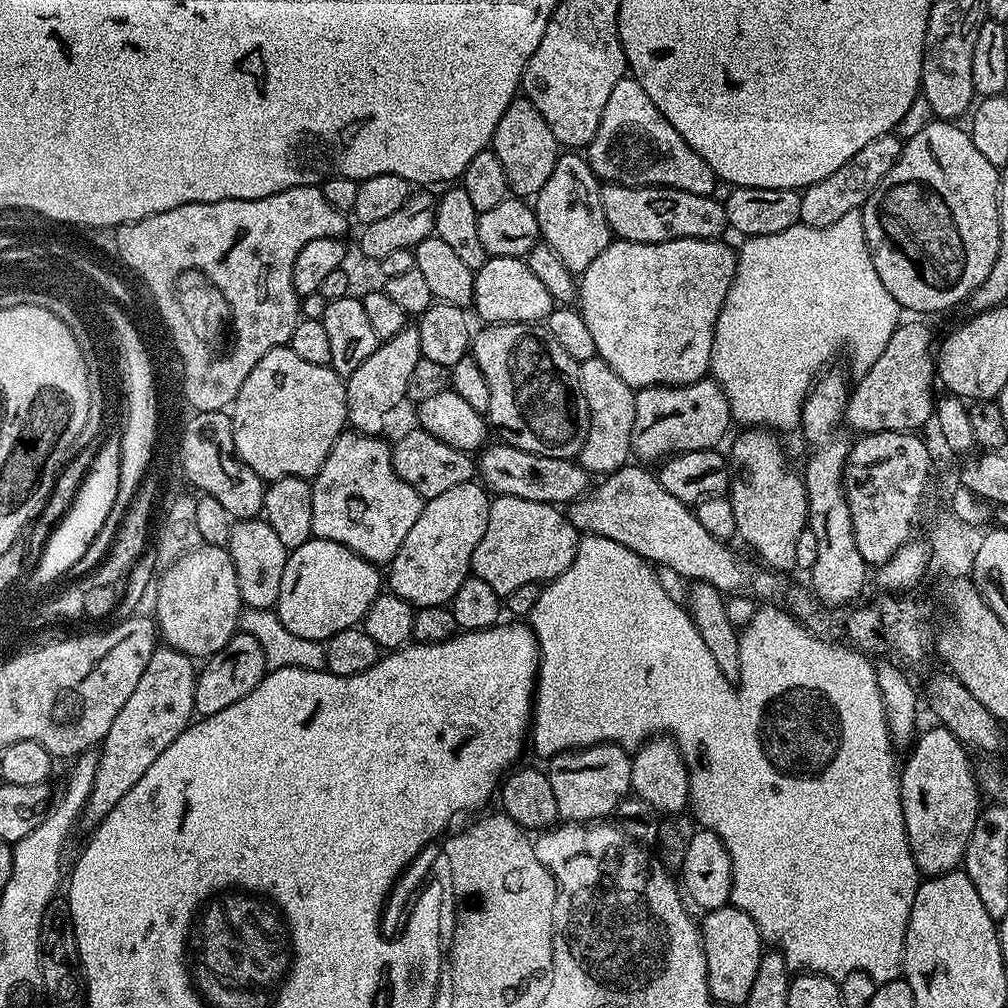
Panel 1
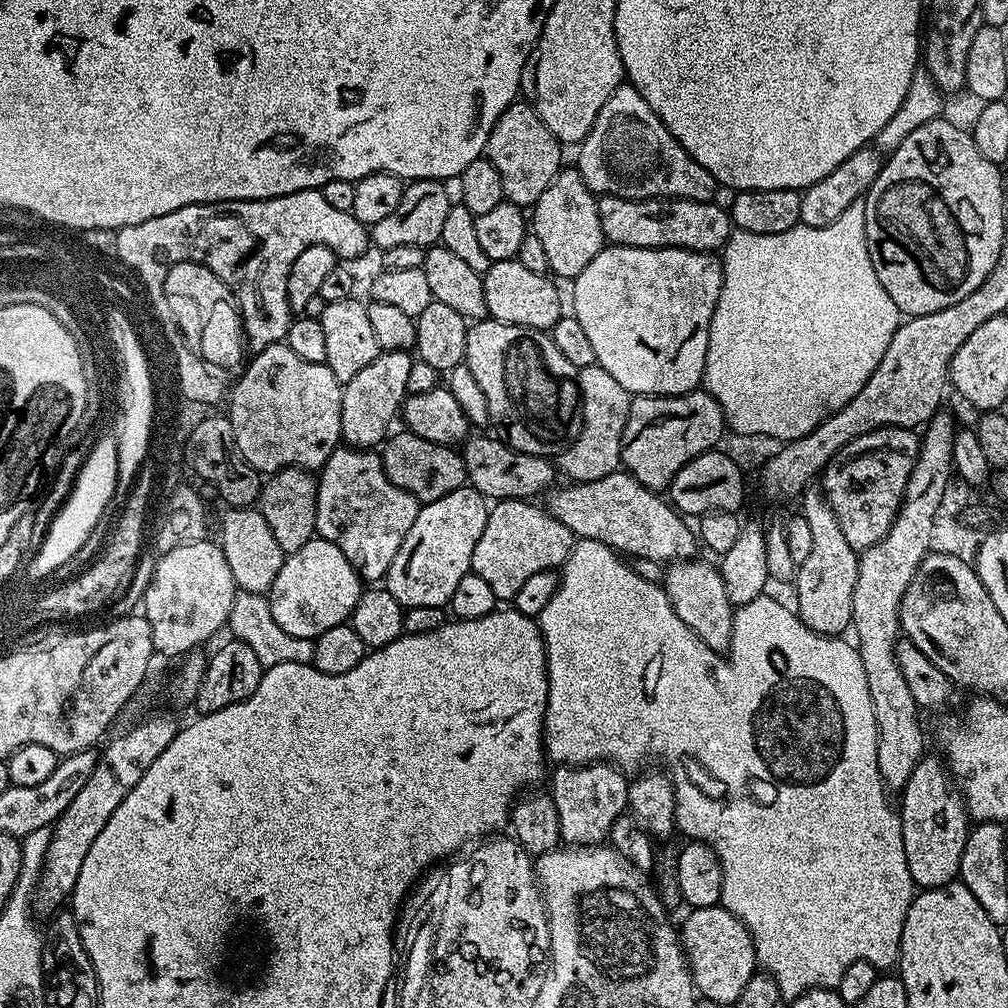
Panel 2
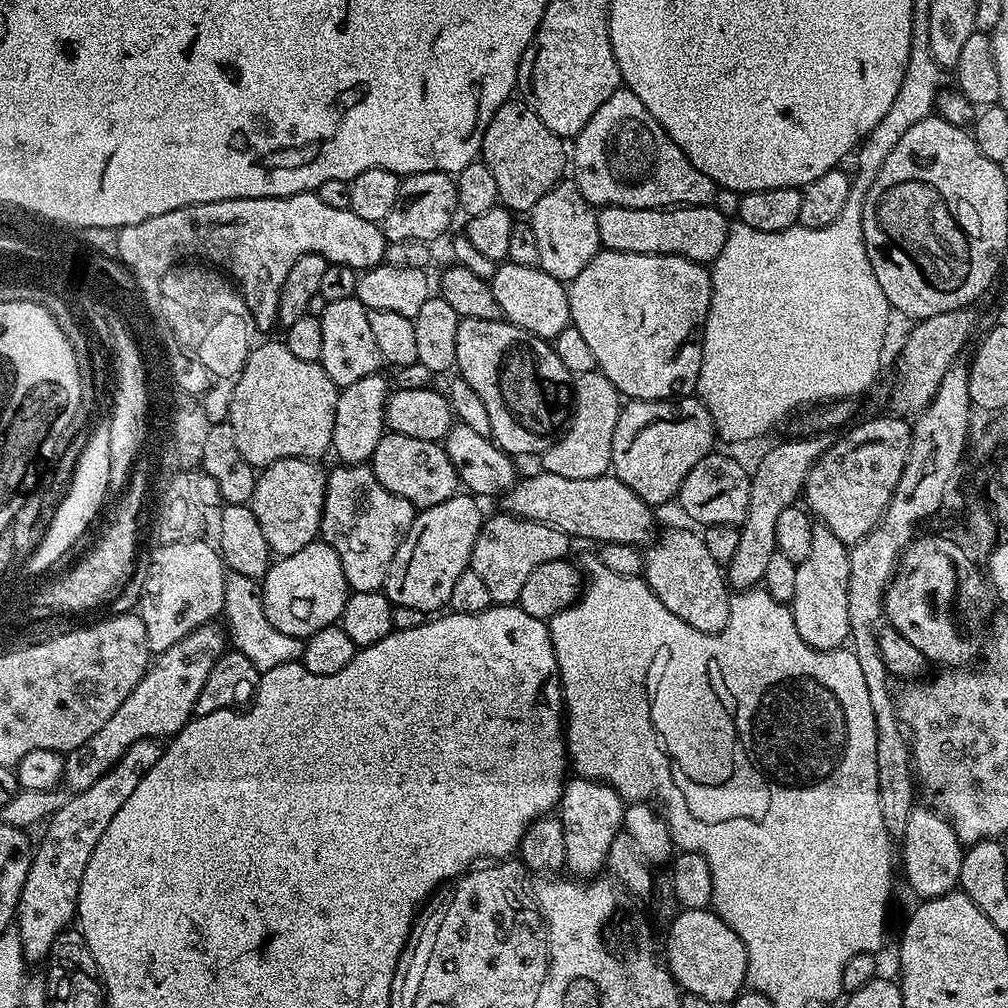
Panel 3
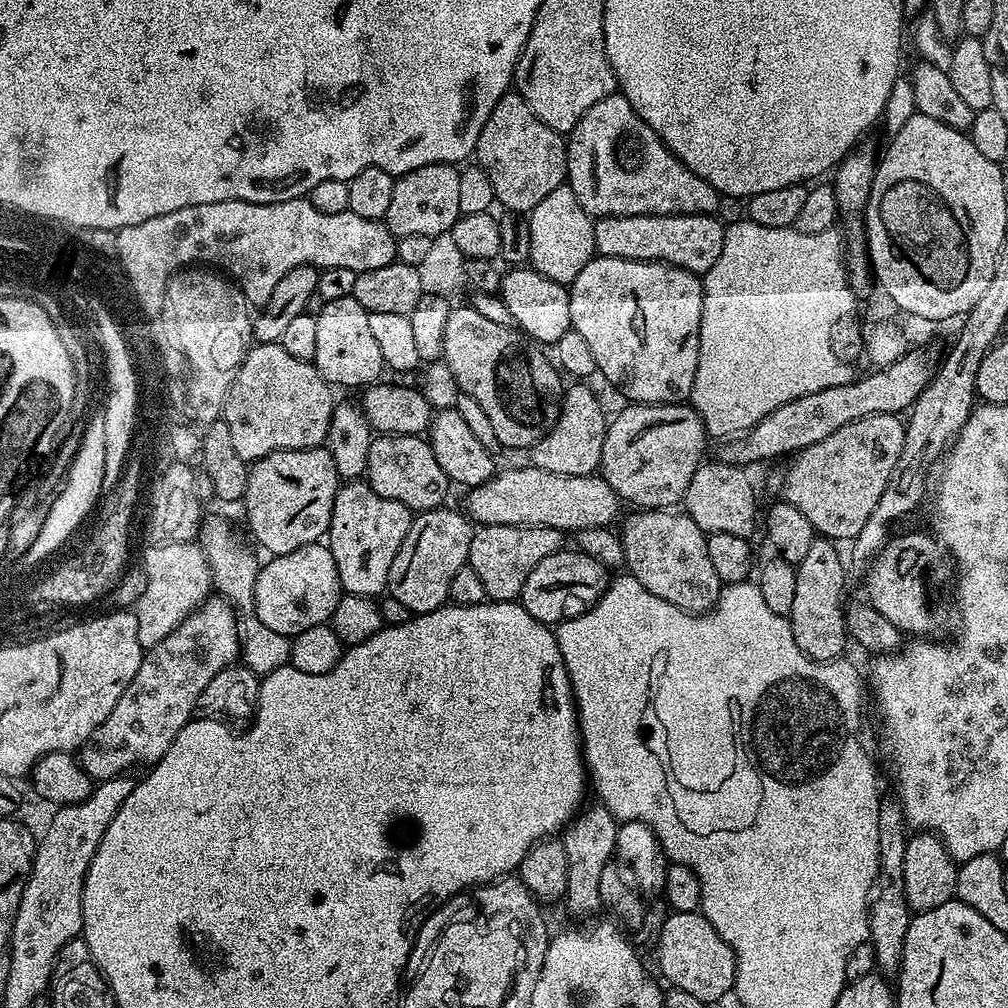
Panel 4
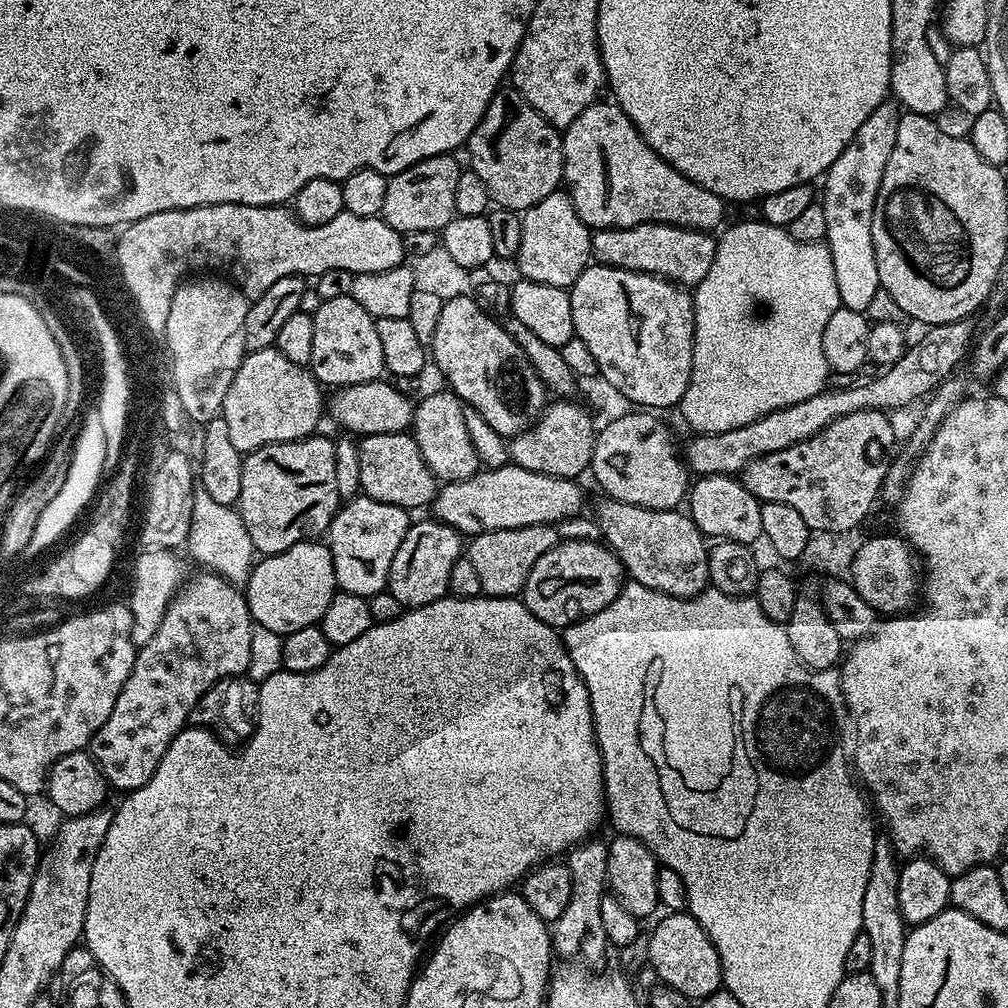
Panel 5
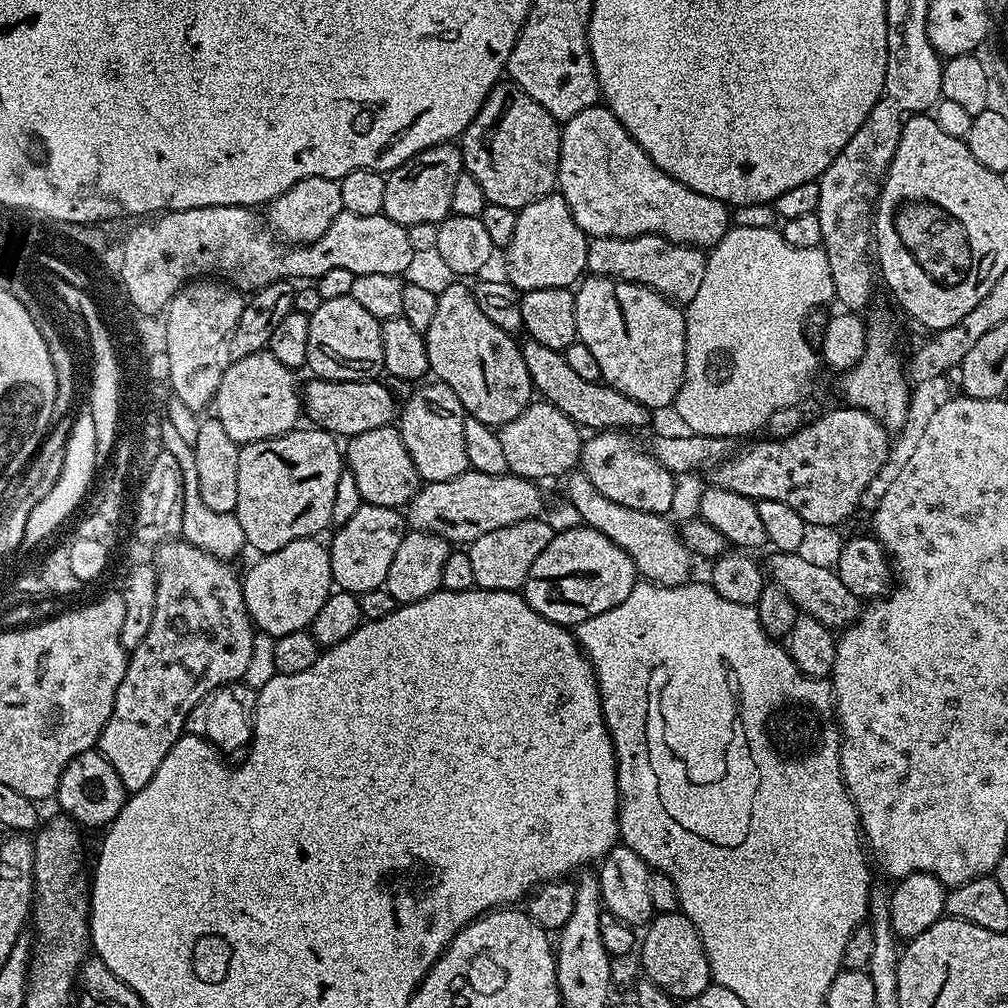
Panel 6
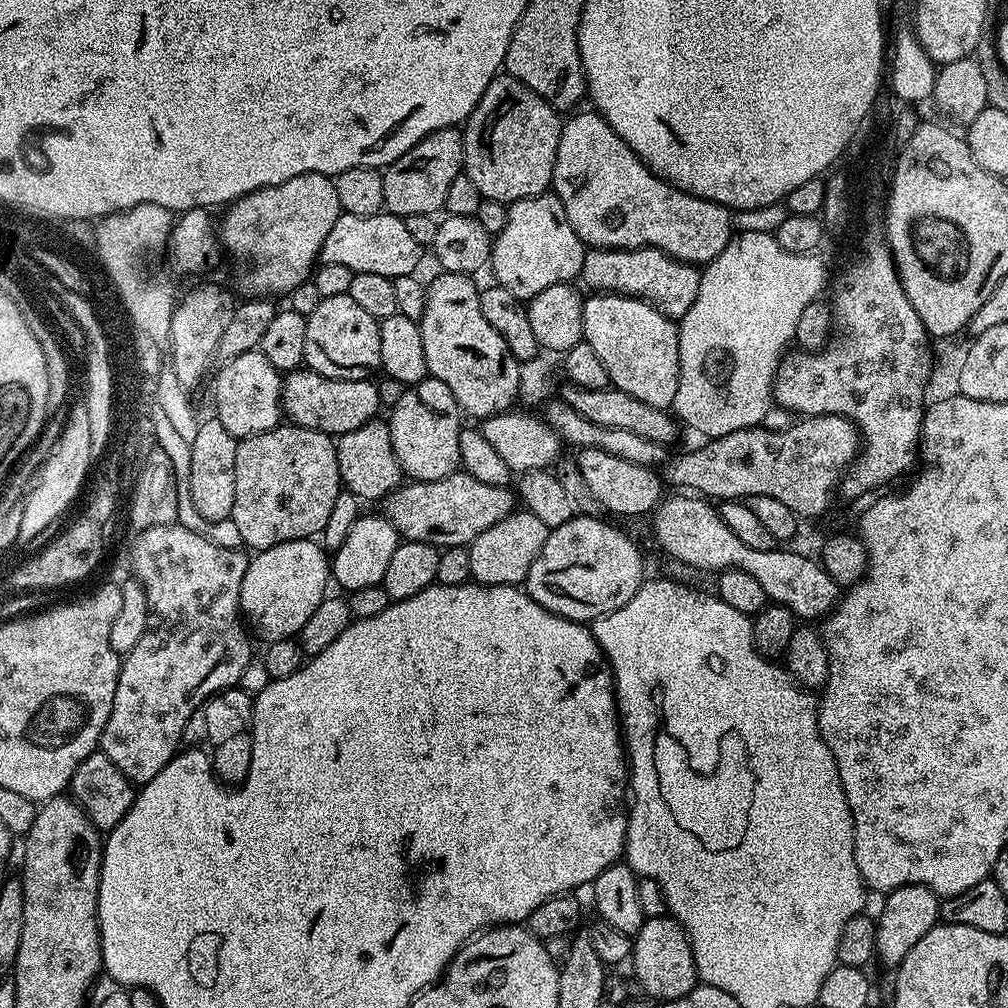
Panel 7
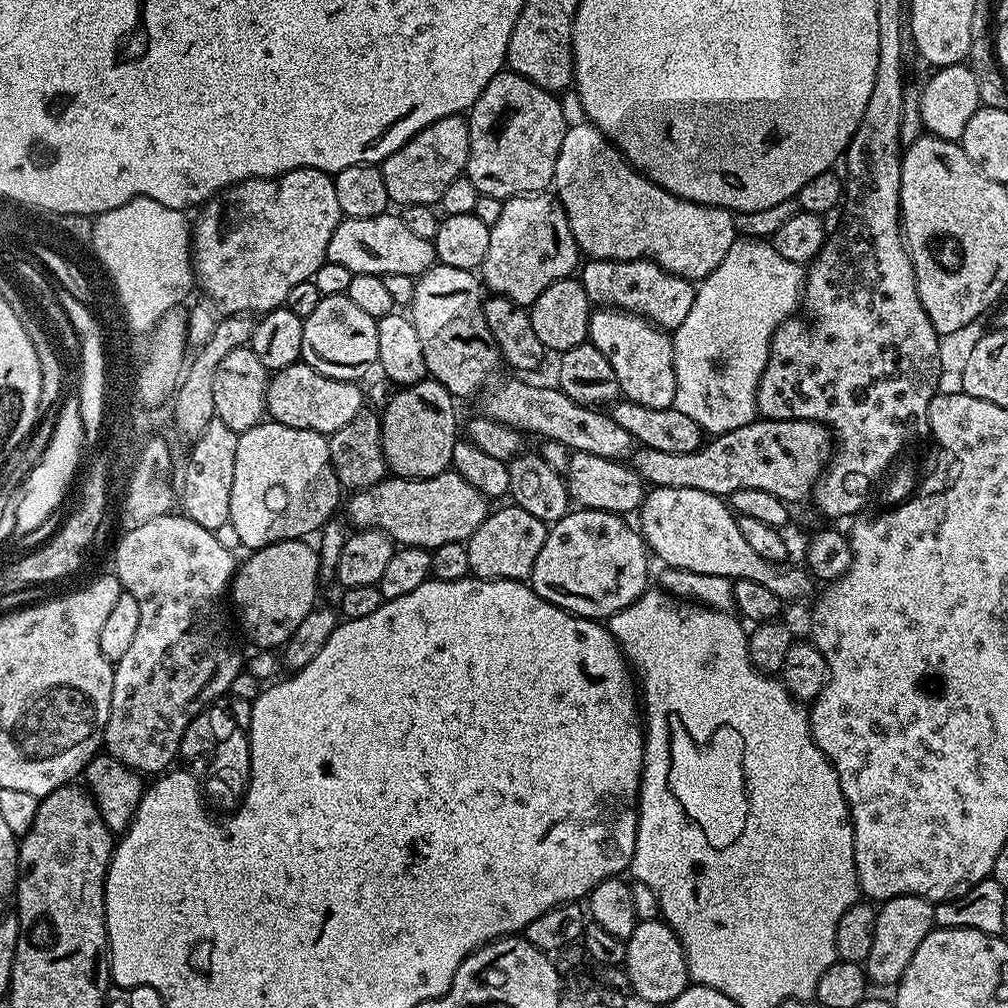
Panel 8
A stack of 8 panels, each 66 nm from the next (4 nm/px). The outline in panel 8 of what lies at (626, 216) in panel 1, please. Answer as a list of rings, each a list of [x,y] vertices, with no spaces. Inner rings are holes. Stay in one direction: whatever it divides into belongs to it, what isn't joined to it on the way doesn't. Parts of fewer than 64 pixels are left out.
[[[589,259],[587,263],[579,269],[578,279],[593,305],[634,312],[665,330],[682,326],[682,318],[694,306],[696,284],[678,274],[670,274],[652,260]]]

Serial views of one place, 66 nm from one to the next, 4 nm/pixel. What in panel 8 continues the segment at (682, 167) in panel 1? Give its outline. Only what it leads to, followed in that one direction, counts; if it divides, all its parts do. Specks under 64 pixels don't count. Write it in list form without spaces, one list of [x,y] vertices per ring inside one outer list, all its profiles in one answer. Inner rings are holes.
[[[581,122],[581,124],[573,123],[564,132],[562,138],[562,150],[558,150],[558,162],[556,163],[556,179],[554,181],[554,195],[560,201],[560,205],[564,207],[564,213],[568,219],[570,230],[574,234],[574,242],[577,248],[585,257],[594,260],[652,260],[658,266],[662,266],[670,274],[678,274],[682,278],[699,282],[705,280],[713,270],[718,266],[718,262],[722,262],[722,258],[726,258],[726,254],[730,250],[730,246],[735,244],[738,235],[732,221],[733,213],[726,208],[715,208],[714,206],[706,206],[705,204],[695,204],[689,200],[678,198],[674,194],[670,194],[662,186],[658,186],[653,180],[648,179],[628,163],[613,145],[612,141],[597,130],[593,124]]]

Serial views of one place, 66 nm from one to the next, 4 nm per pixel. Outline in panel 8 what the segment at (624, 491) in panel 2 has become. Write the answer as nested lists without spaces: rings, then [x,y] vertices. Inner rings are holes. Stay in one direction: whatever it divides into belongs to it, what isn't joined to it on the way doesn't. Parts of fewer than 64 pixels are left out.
[[[451,470],[421,480],[392,476],[380,480],[373,488],[361,488],[349,496],[352,496],[346,500],[349,525],[360,530],[377,528],[397,545],[409,548],[431,550],[446,546],[446,542],[463,544],[471,538],[474,530],[478,530],[478,526],[482,526],[490,511],[489,497]]]

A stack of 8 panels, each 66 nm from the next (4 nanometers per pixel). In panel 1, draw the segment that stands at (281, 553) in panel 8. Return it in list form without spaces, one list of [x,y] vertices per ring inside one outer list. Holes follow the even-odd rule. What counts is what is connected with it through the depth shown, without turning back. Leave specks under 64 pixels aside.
[[[313,538],[291,549],[274,611],[298,638],[327,642],[338,630],[355,628],[382,594],[381,569],[338,542]]]

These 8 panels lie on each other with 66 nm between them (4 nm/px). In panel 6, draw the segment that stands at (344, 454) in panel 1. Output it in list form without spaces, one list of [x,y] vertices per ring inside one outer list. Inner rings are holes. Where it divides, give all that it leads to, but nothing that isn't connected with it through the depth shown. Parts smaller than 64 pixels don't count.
[[[361,503],[360,508],[350,517],[350,522],[335,529],[336,537],[328,548],[332,567],[332,583],[341,592],[362,593],[366,590],[384,587],[390,561],[406,531],[406,516],[399,508],[374,506]]]

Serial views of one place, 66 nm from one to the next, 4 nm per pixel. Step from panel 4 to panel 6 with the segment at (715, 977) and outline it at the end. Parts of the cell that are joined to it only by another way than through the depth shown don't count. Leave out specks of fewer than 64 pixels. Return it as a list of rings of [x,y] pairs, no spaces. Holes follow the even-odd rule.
[[[679,910],[653,915],[651,924],[647,925],[643,933],[638,951],[643,975],[662,986],[662,990],[666,990],[666,994],[670,994],[677,1002],[702,994],[702,990],[713,983],[712,971],[706,950],[698,938],[698,930],[694,930],[694,922],[690,922],[690,918],[686,918]]]

